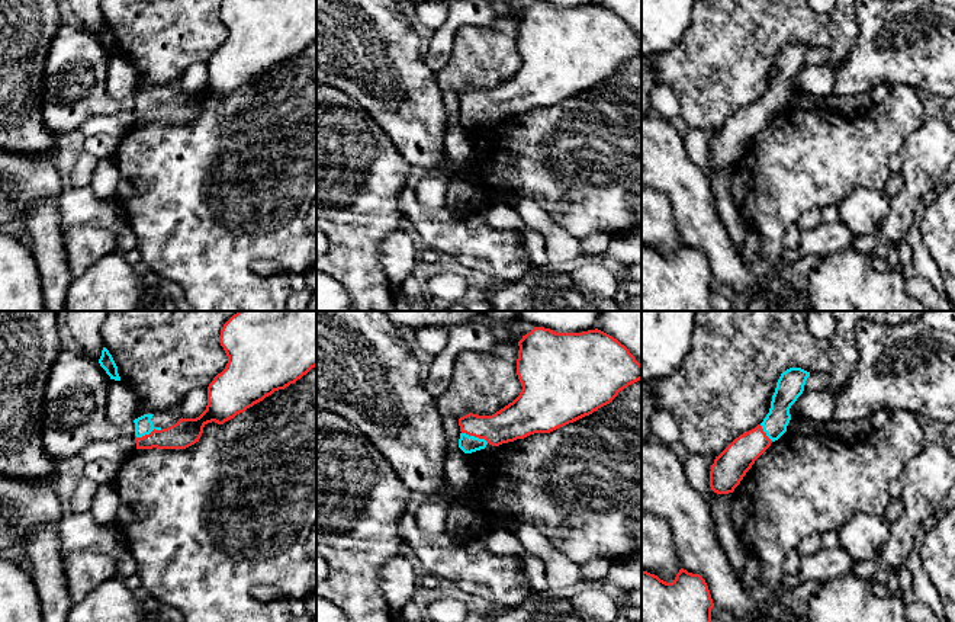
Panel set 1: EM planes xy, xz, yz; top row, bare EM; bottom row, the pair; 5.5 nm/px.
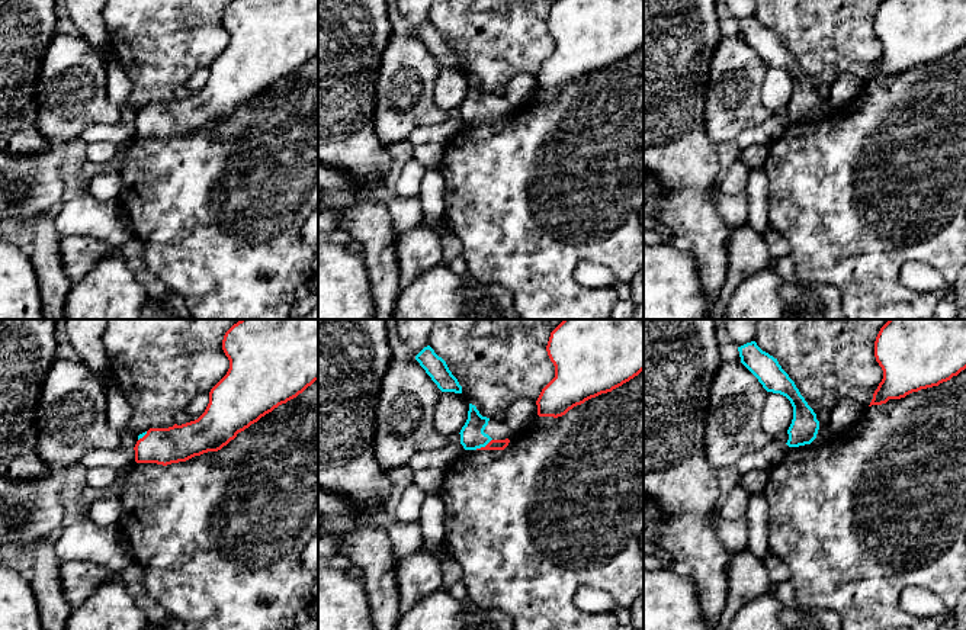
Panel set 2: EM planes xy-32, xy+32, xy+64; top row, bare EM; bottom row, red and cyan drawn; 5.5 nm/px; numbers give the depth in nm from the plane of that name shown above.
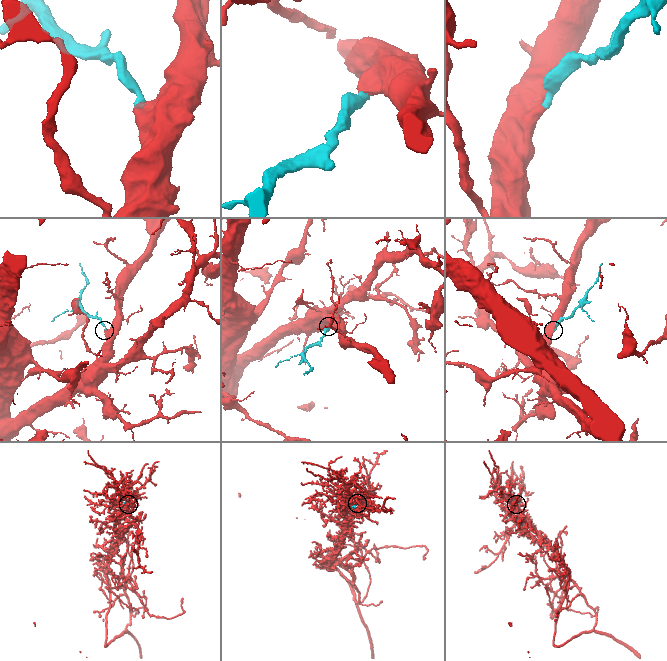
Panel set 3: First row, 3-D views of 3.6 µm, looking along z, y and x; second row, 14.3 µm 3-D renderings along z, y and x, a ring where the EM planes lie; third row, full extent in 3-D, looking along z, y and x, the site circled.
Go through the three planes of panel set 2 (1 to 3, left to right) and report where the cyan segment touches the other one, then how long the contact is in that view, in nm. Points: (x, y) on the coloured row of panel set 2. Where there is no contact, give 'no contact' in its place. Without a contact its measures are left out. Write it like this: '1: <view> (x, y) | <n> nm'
1: xy-32 (144, 436) | 80 nm
2: xy+32 (482, 447) | 110 nm
3: no contact

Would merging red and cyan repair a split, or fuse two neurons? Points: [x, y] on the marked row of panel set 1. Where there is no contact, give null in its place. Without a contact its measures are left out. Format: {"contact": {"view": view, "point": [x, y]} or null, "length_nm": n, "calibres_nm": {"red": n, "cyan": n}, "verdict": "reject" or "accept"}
{"contact": {"view": "xy", "point": [150, 433]}, "length_nm": 160, "calibres_nm": {"red": 160, "cyan": 100}, "verdict": "accept"}

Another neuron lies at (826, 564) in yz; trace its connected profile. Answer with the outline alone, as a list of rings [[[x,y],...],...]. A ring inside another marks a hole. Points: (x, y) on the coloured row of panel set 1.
[[[842,548],[821,549],[816,554],[801,557],[800,581],[819,581],[837,578],[852,571],[852,557]]]

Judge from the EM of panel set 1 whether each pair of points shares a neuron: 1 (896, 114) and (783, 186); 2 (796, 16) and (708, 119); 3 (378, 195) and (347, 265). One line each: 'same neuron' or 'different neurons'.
1: same neuron
2: same neuron
3: same neuron

